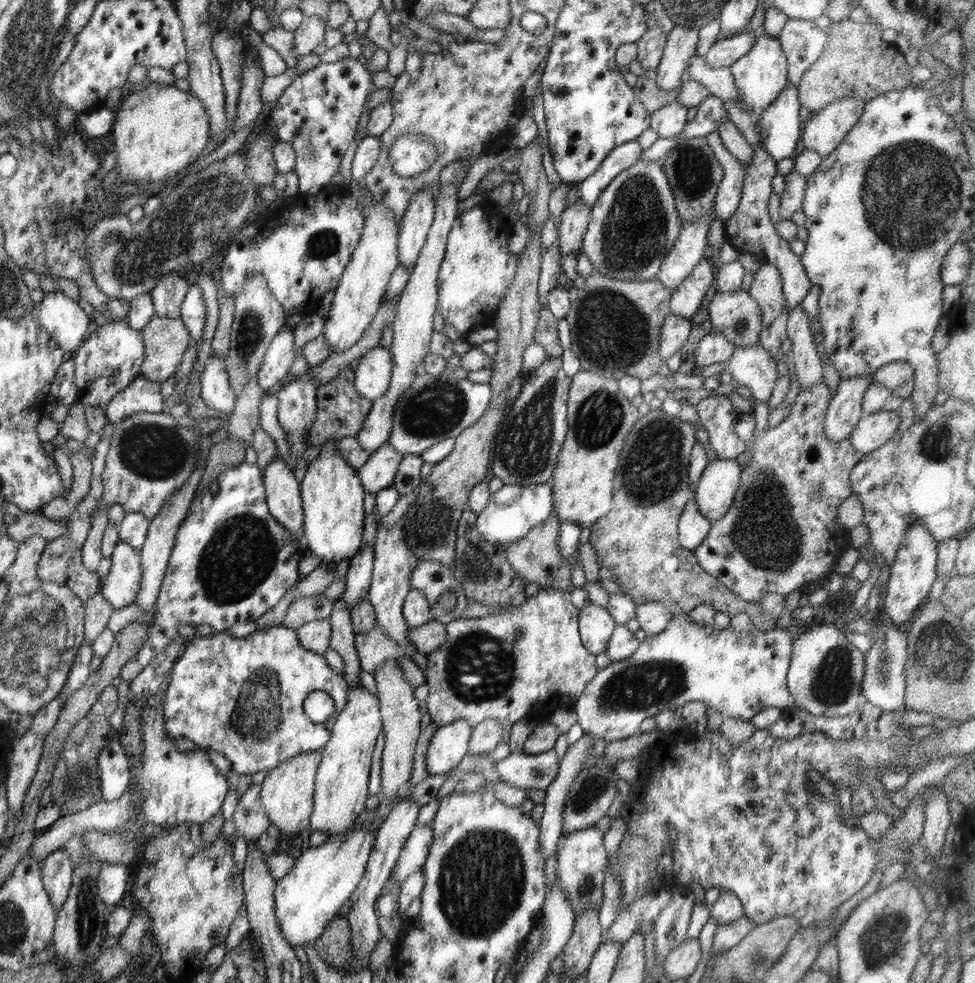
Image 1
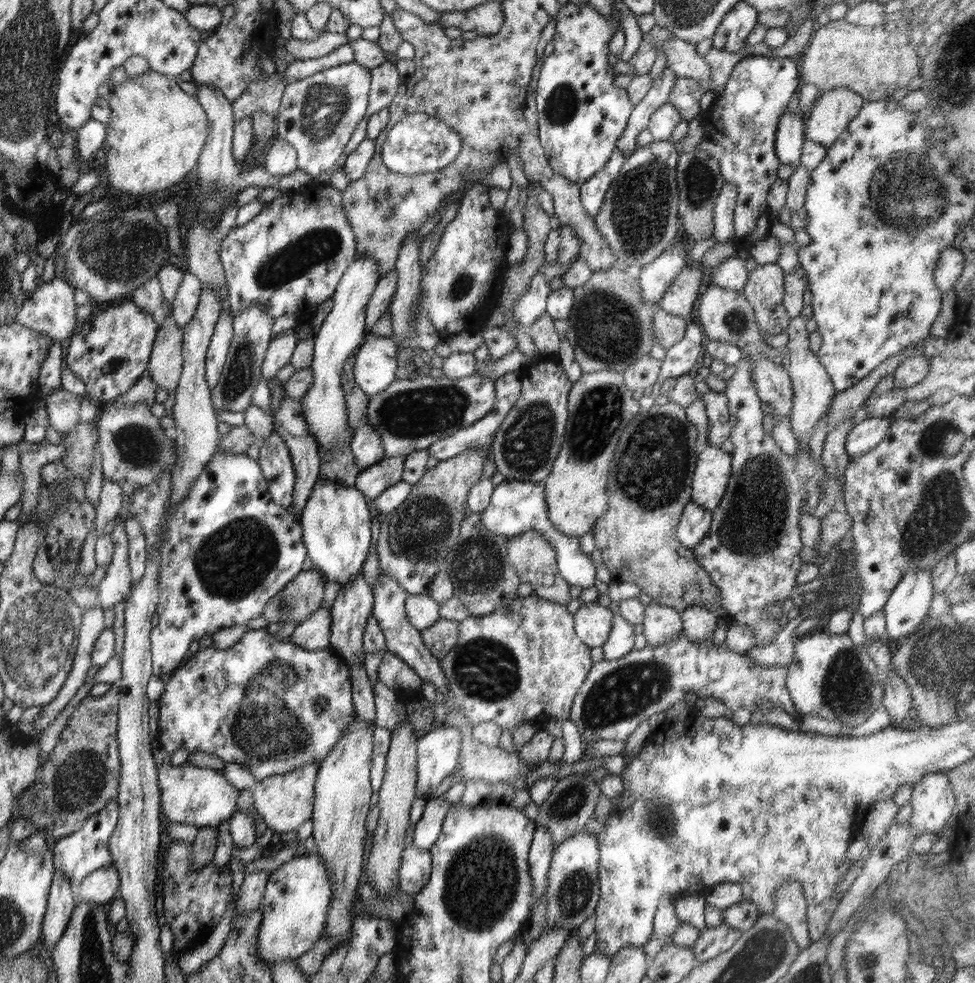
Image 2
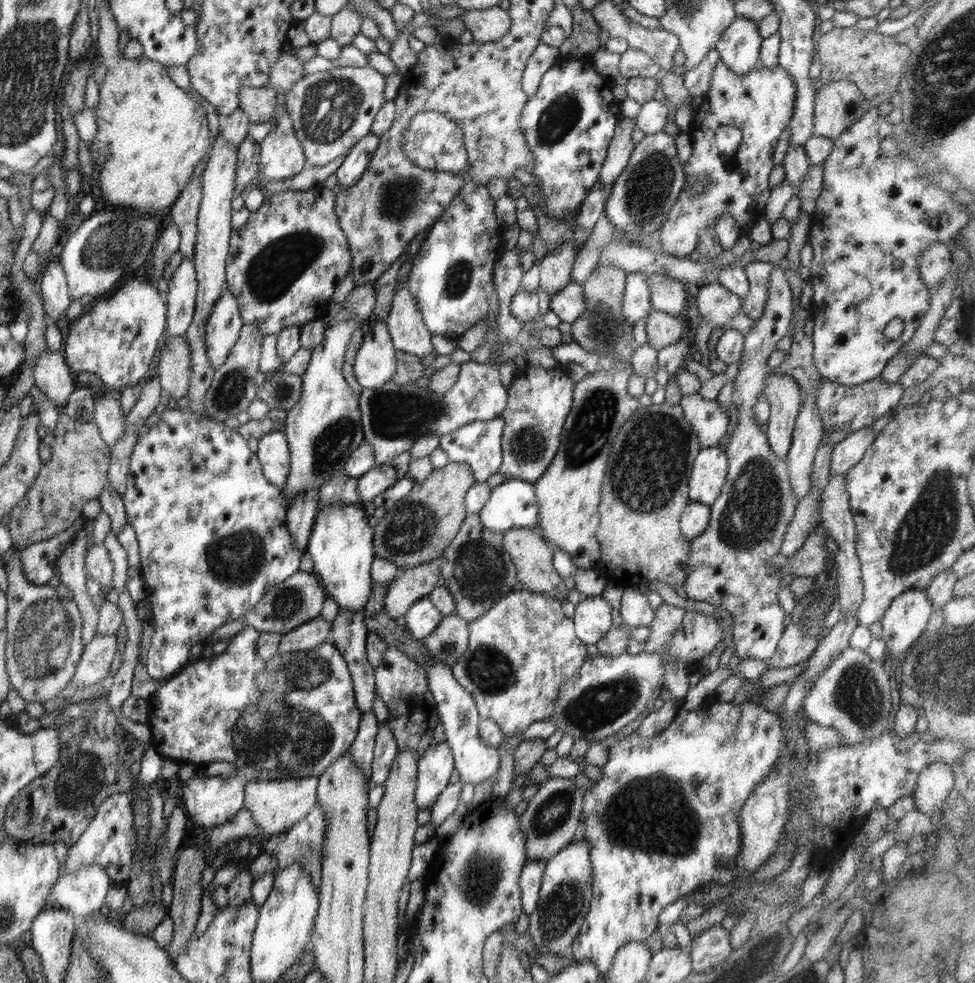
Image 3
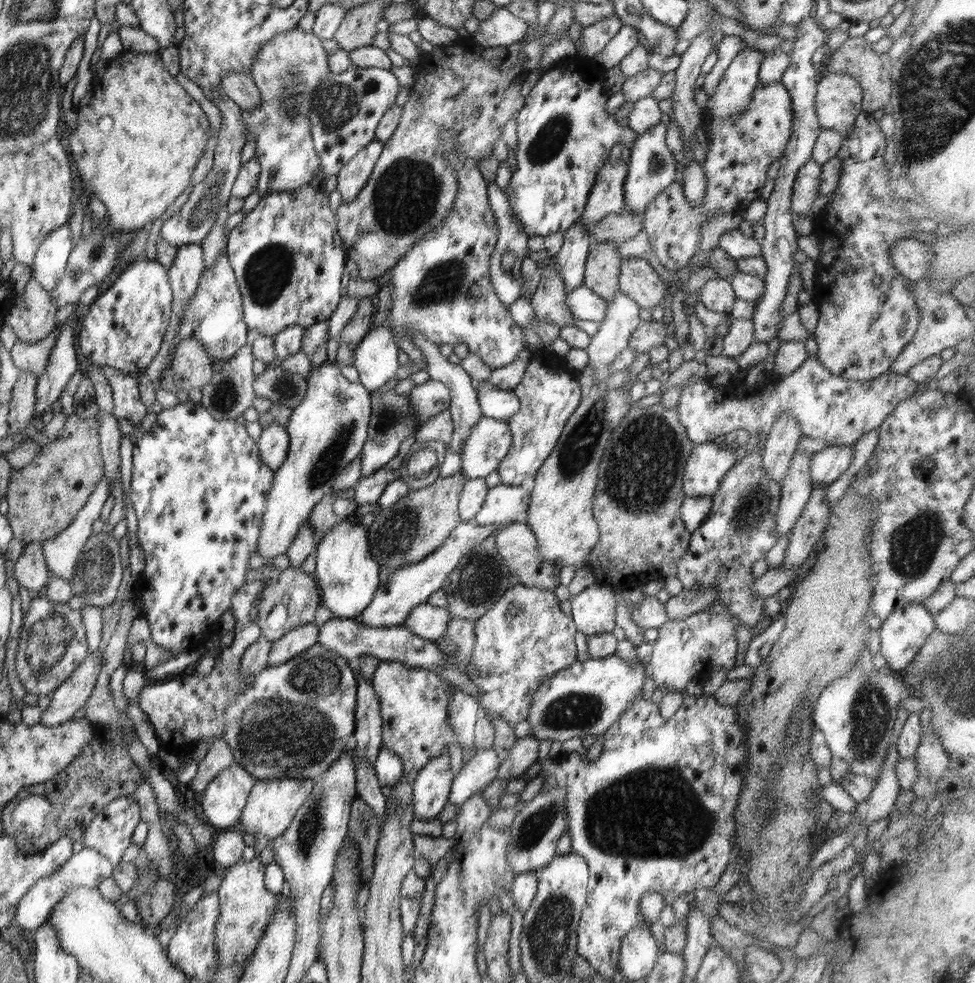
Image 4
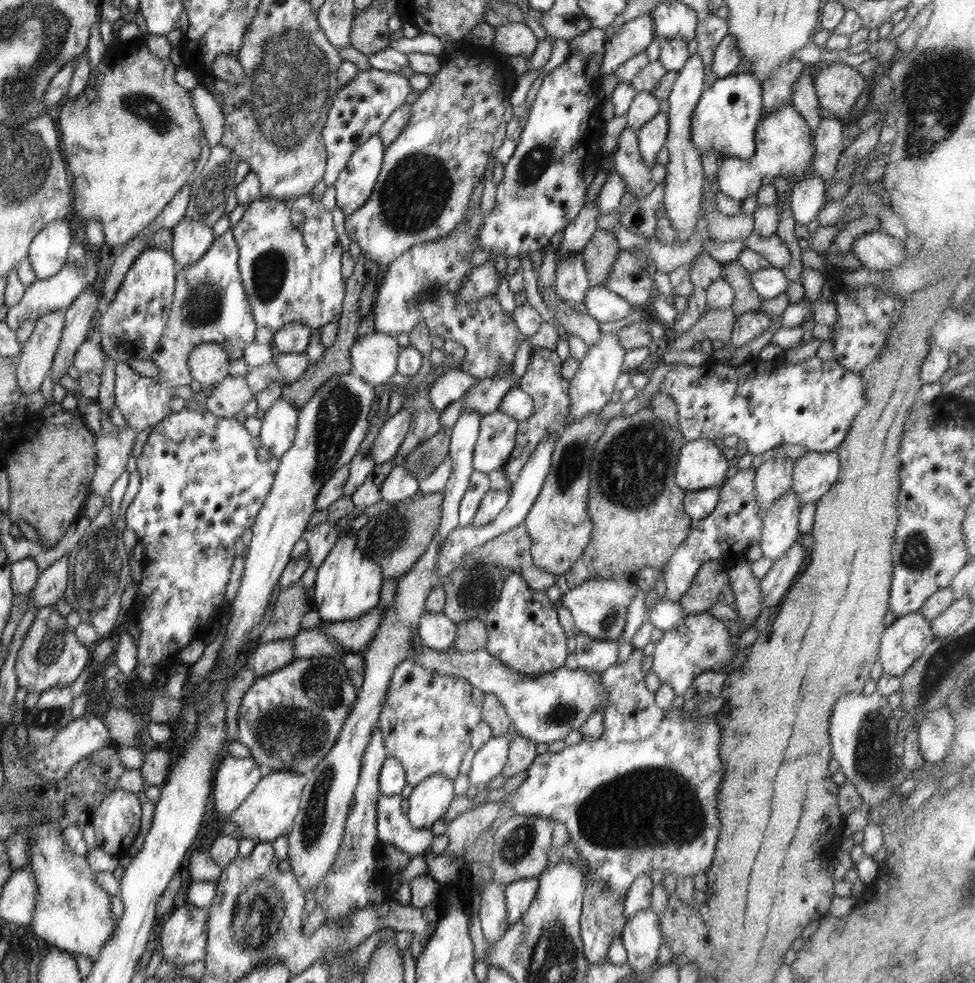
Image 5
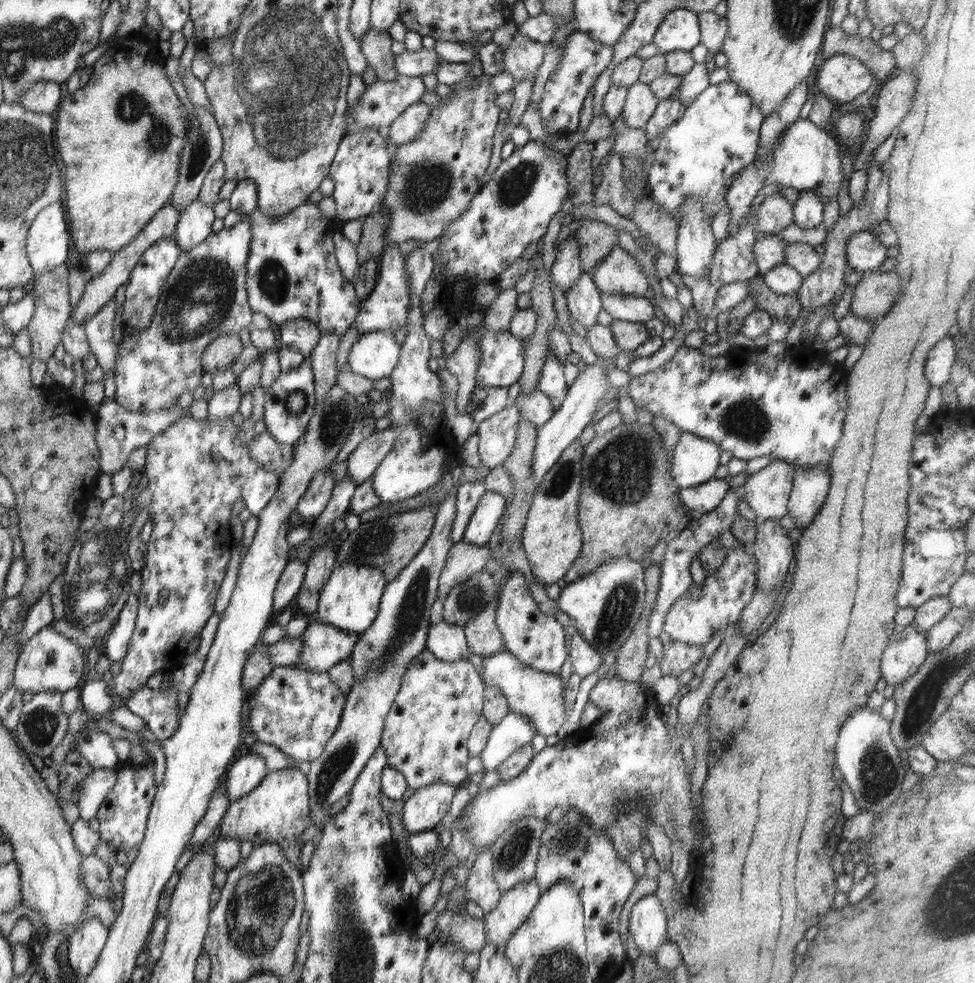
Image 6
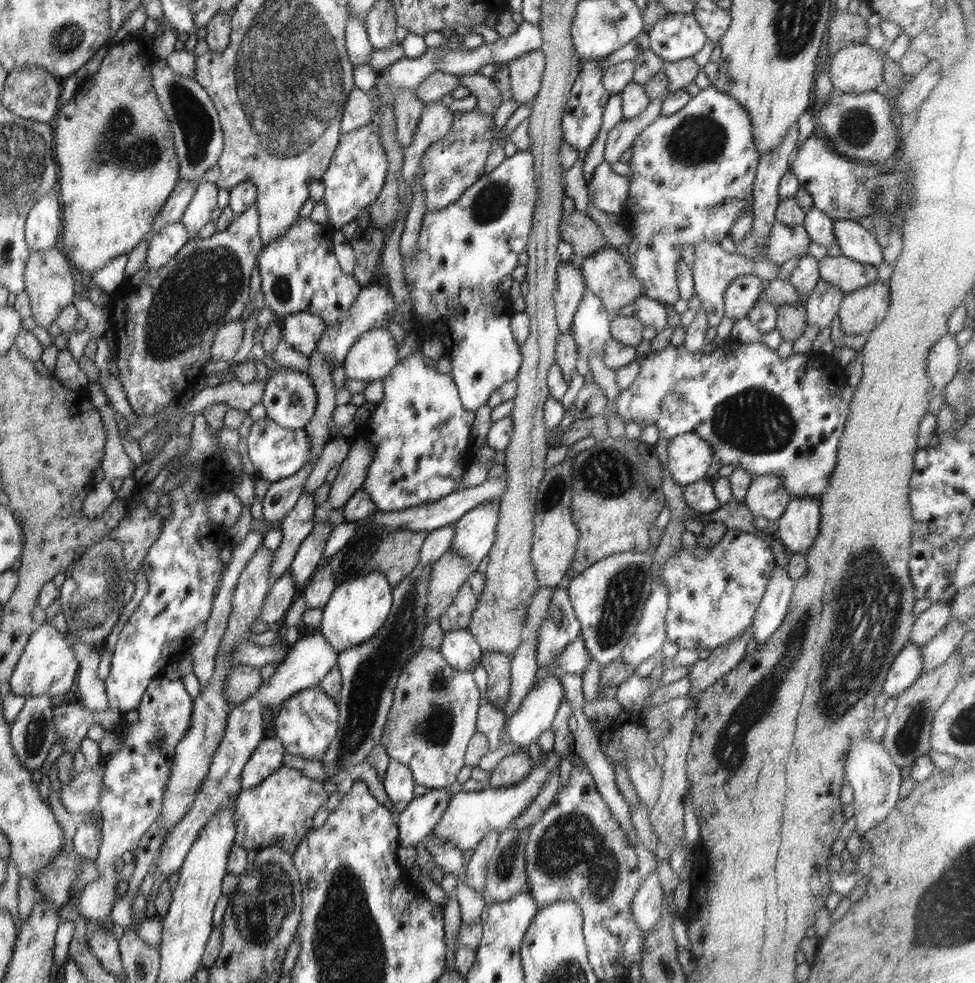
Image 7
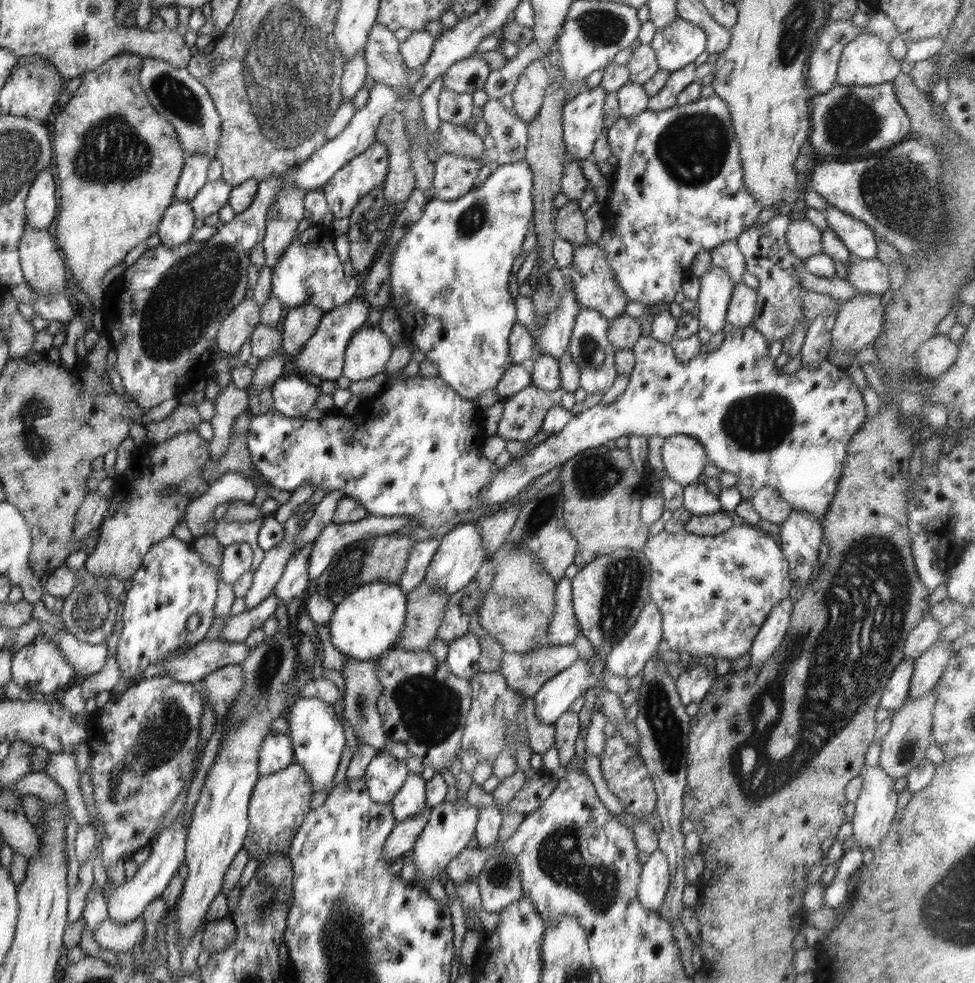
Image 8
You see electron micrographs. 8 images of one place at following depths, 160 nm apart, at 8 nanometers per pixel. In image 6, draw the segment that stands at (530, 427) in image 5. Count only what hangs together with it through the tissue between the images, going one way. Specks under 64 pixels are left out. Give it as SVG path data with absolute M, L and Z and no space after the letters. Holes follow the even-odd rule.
M548 351L538 377L537 389L550 398L554 411L561 408L567 396L569 386L565 381L564 367L565 364Z

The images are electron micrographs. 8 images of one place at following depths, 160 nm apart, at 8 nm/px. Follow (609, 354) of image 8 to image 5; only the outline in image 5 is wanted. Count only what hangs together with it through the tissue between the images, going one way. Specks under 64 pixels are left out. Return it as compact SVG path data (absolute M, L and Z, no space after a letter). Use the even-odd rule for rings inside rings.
M580 254L557 262L553 286L562 300L572 304L583 302L586 291L591 286L586 265Z

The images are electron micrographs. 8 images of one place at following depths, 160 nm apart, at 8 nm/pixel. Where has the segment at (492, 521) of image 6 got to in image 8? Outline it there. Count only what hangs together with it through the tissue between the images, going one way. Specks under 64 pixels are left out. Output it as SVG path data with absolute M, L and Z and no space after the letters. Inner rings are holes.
M474 522L456 525L448 534L439 538L439 541L438 551L430 563L424 581L435 589L446 591L451 595L469 585L478 569L490 558L486 556L482 536L478 534L478 527Z

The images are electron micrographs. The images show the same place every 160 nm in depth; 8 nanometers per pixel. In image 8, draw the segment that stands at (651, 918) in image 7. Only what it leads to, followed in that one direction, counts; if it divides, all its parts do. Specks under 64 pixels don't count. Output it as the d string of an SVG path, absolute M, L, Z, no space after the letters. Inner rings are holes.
M656 849L642 865L638 886L638 901L648 911L656 911L663 906L666 892L672 881L667 856Z

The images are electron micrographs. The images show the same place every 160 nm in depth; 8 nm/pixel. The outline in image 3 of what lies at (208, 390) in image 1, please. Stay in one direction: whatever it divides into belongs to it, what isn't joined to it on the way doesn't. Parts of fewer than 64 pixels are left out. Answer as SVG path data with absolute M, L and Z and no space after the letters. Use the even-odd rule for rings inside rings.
M227 290L214 305L204 328L207 357L215 371L227 360L244 323L238 301Z

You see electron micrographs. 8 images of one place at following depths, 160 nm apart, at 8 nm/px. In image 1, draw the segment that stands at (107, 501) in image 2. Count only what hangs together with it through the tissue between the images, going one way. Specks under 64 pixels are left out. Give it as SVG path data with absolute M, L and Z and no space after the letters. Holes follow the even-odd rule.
M105 504L105 506L101 508L99 515L91 521L87 540L82 546L81 559L90 572L97 573L96 568L98 568L100 560L102 560L103 555L101 554L100 544L104 536L104 530L106 530L105 528L109 523L107 513L113 505L114 504Z

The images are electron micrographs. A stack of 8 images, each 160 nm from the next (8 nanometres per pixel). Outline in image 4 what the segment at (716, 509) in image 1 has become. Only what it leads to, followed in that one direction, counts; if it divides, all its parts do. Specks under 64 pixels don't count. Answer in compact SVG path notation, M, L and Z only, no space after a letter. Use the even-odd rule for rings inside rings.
M718 441L695 445L690 459L686 462L682 478L685 496L712 496L738 459L737 450Z

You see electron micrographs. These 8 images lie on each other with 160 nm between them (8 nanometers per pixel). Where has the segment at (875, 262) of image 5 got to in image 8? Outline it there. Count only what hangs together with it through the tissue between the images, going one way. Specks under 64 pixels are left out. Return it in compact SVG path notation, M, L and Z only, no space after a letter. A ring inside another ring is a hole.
M827 206L822 212L828 226L852 255L864 260L876 259L876 233L870 226L834 207Z

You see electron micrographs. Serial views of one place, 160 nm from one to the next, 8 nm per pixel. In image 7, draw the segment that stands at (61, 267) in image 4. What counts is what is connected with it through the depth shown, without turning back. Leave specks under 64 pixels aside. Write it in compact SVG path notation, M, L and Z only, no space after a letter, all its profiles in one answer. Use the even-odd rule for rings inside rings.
M54 188L28 213L25 222L25 239L31 250L54 250L60 238L62 212L58 202L59 189Z

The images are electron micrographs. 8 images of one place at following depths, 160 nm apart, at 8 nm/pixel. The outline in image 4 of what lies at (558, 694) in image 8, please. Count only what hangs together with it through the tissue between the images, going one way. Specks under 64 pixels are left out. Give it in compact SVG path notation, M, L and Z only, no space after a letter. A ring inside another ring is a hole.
M493 748L478 750L453 778L449 801L455 806L462 806L473 794L484 790L497 778L500 763Z

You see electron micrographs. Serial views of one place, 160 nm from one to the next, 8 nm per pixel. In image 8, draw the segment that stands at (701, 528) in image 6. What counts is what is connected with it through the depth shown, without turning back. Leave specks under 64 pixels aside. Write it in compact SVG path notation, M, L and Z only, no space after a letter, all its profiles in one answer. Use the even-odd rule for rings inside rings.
M651 600L628 634L609 651L604 663L610 674L629 680L641 672L663 644L662 621L662 613Z

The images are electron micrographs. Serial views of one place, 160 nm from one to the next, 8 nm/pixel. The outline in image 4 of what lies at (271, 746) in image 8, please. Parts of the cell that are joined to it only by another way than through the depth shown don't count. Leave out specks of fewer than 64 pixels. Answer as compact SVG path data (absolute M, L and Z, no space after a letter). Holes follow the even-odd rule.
M238 763L231 764L228 768L222 769L214 780L202 792L200 806L204 811L206 820L215 826L218 830L229 829L230 826L237 826L240 820L243 808L247 803L252 786L256 784L258 778L254 778L243 766Z

